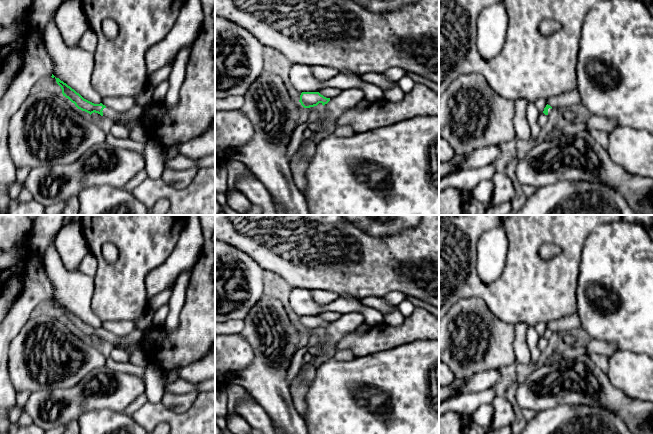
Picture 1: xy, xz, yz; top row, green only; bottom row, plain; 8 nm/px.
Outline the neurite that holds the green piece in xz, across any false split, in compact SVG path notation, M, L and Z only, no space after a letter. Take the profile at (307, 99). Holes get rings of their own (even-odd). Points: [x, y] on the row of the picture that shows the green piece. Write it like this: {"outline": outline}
{"outline": "M302 92L299 102L304 108L310 108L317 106L321 103L323 106L330 101L330 98L326 98L319 92Z"}

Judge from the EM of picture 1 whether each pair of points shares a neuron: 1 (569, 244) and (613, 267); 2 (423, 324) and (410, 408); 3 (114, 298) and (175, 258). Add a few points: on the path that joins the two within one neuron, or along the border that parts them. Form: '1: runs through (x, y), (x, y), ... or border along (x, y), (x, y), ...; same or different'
1: border along (593, 230), (584, 243), (577, 274); different
2: border along (428, 339), (417, 339), (398, 345); different
3: border along (163, 261), (146, 276), (145, 290), (147, 299); different

